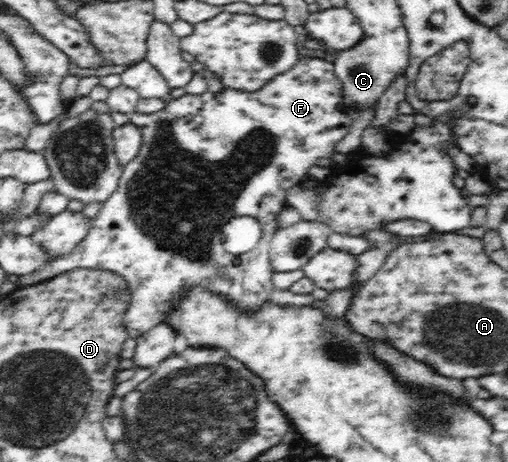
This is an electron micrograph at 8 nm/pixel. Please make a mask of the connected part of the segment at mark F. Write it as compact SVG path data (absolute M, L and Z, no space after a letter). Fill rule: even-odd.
M301 58L299 63L296 63L292 70L285 72L283 75L278 75L272 79L264 88L254 93L240 92L238 90L222 90L220 93L212 94L209 91L202 93L202 95L184 94L180 98L174 98L170 103L166 104L161 111L152 114L140 114L138 112L130 115L130 123L140 128L142 132L142 147L138 151L138 155L132 159L128 165L123 166L122 175L119 180L119 187L117 191L103 203L97 216L93 218L92 227L85 235L85 238L78 243L78 245L69 253L59 258L46 261L44 265L40 265L36 271L28 273L28 275L19 276L19 283L17 285L30 286L38 282L42 282L56 275L60 275L66 271L72 271L76 268L86 269L100 269L106 271L113 271L121 275L127 283L127 287L131 291L131 303L128 311L124 313L124 326L126 327L128 337L136 339L144 332L153 329L156 325L162 324L164 317L168 315L168 311L172 309L172 299L180 295L182 289L192 287L192 285L199 285L202 289L208 291L216 291L216 295L224 295L236 305L242 313L254 313L260 309L260 305L264 305L266 301L270 301L272 295L273 283L272 264L269 258L269 249L272 237L278 228L276 217L288 205L285 200L285 194L288 189L292 187L302 186L308 181L308 169L316 163L320 157L331 157L334 153L335 145L344 139L348 133L349 127L352 127L354 116L351 111L345 110L342 107L342 92L340 79L334 72L333 63L328 63L324 59L307 59ZM238 215L248 215L248 217L256 217L260 221L262 228L262 237L257 245L242 255L233 255L224 251L222 241L222 227Z

